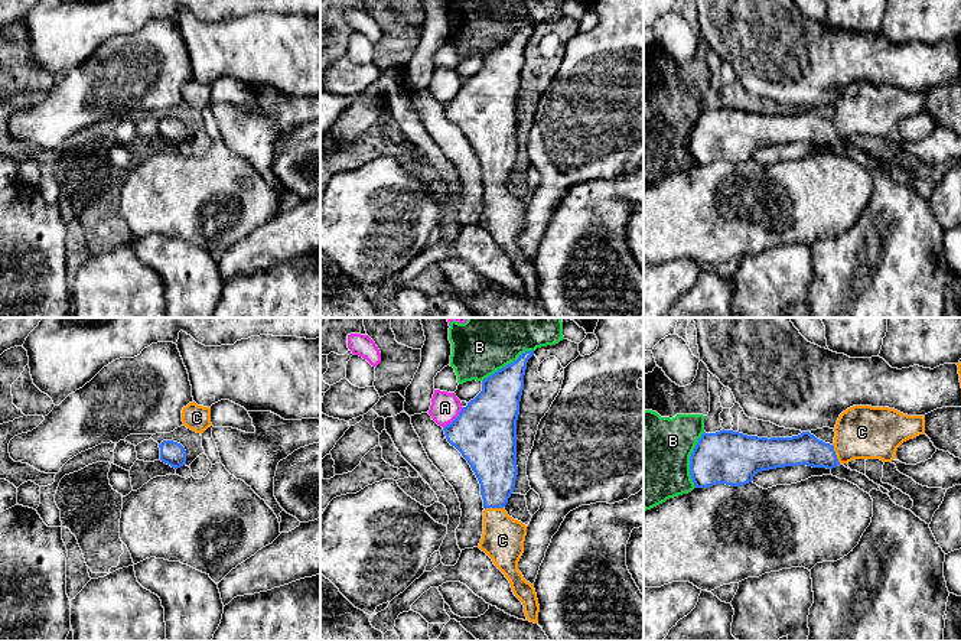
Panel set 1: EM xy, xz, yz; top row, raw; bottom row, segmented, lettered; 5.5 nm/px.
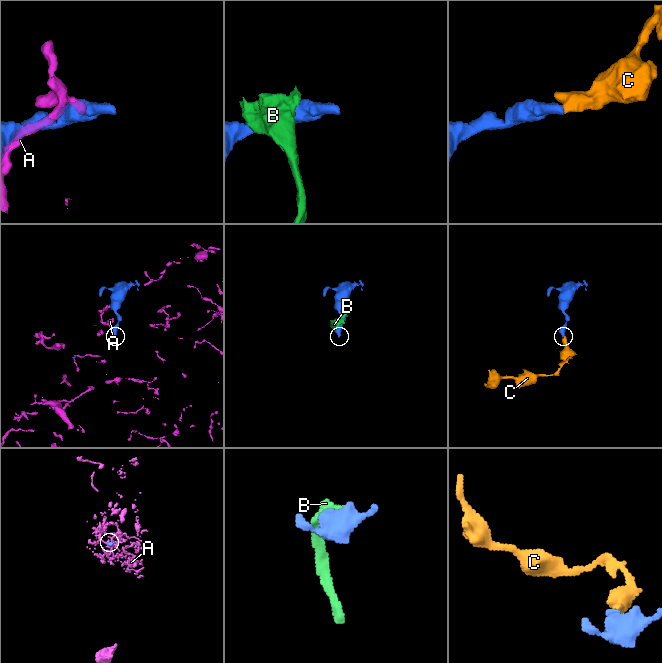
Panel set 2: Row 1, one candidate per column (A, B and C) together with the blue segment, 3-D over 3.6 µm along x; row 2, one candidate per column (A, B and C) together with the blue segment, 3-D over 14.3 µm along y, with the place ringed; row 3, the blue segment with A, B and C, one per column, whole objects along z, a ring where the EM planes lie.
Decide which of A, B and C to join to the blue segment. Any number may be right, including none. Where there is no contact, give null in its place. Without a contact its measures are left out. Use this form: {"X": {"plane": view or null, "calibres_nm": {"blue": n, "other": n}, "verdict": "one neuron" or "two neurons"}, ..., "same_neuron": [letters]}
{"A": {"plane": "xz", "calibres_nm": {"blue": 360, "other": 160}, "verdict": "two neurons"}, "B": {"plane": "yz", "calibres_nm": {"blue": 300, "other": 500}, "verdict": "two neurons"}, "C": {"plane": "xz", "calibres_nm": {"blue": 260, "other": 240}, "verdict": "one neuron"}, "same_neuron": ["C"]}

